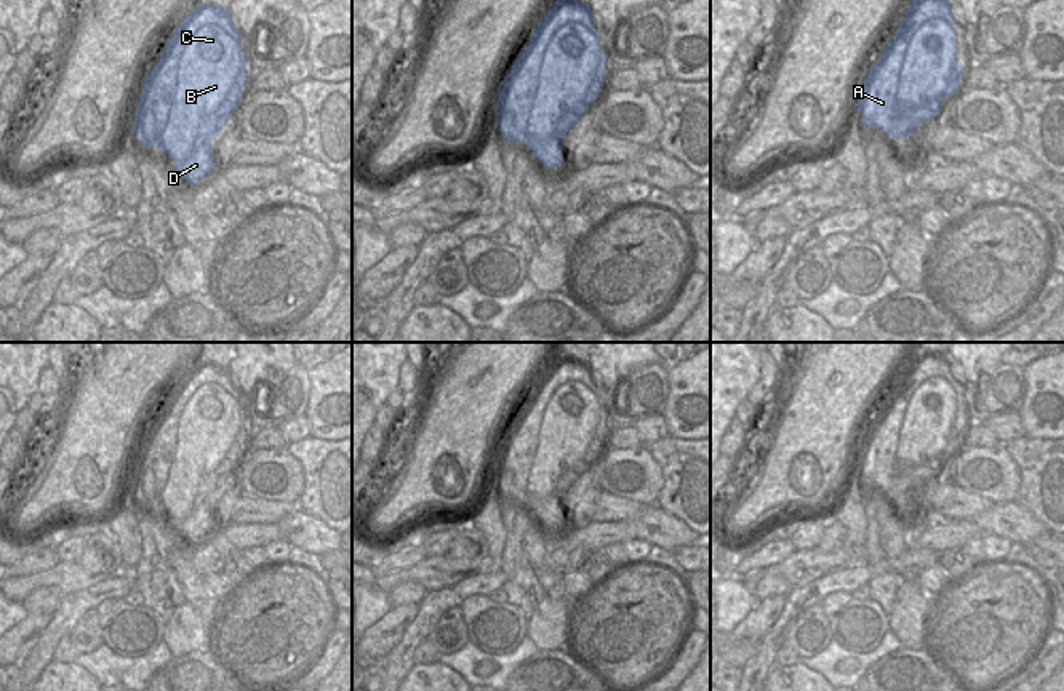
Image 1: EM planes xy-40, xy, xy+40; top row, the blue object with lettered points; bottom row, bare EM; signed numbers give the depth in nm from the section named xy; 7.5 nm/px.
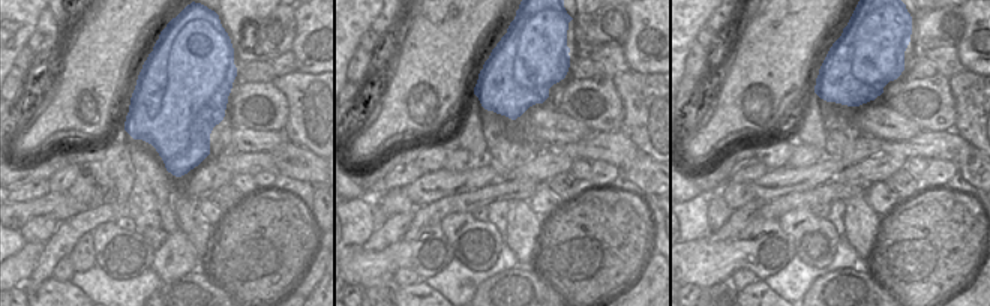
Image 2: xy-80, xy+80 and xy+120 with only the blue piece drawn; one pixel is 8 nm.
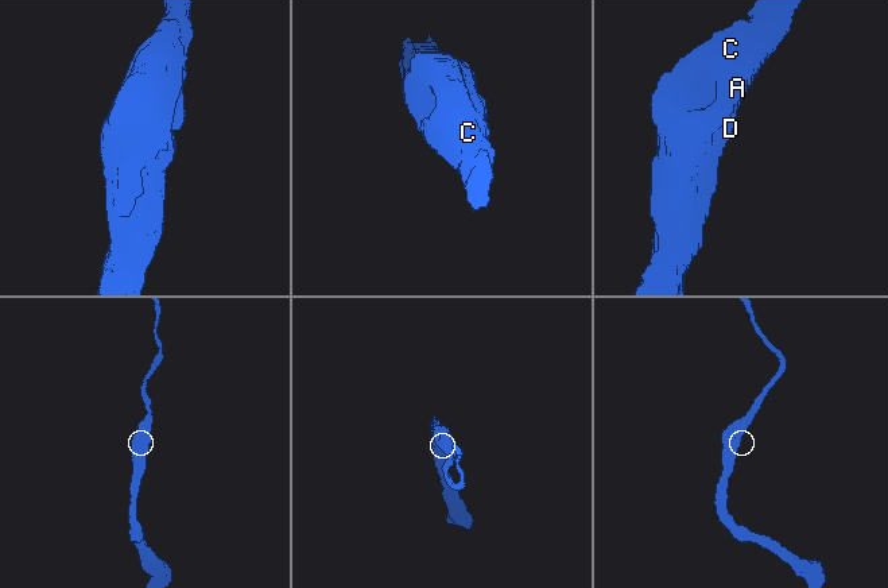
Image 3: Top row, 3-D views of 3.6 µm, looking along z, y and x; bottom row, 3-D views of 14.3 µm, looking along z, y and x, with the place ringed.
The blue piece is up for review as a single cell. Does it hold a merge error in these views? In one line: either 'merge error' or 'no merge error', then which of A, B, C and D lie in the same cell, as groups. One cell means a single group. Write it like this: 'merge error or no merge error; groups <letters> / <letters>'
no merge error; groups A B C D

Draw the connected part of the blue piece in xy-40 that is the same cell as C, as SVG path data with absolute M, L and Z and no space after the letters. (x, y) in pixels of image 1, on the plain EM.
M198 363L146 437L134 494L165 510L192 544L216 525L213 504L242 461L248 413L227 368Z

